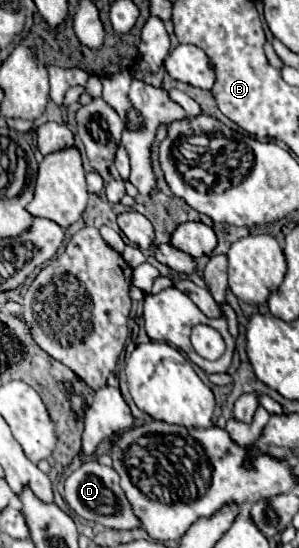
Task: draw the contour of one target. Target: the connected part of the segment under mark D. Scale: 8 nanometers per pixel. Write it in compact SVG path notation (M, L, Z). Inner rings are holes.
M88 460L84 462L78 470L74 470L68 478L66 478L66 492L64 498L68 502L68 506L82 518L102 524L106 528L114 528L114 530L134 530L140 528L138 516L134 514L126 494L122 494L120 482L118 482L118 472L114 468L102 466L96 460Z

